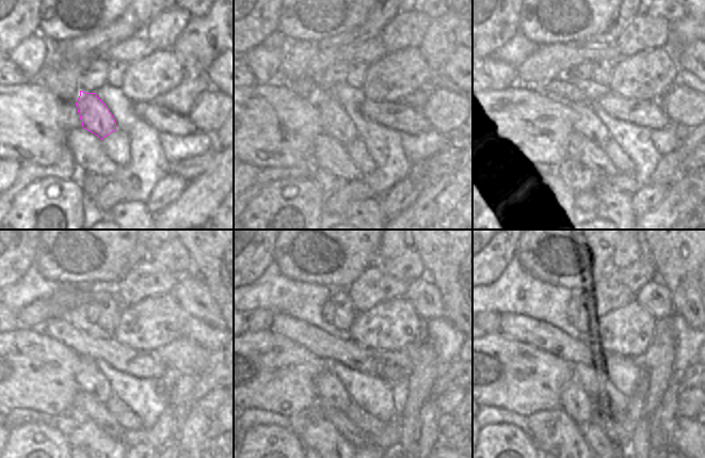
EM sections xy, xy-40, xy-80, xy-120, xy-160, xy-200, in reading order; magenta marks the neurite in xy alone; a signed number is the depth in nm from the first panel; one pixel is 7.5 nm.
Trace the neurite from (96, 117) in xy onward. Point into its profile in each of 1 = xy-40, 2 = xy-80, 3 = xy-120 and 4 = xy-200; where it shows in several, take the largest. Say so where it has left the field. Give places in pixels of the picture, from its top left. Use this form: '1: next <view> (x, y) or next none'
1: next xy-40 (335, 122)
2: next xy-80 (579, 135)
3: next xy-120 (90, 379)
4: next xy-200 (574, 400)

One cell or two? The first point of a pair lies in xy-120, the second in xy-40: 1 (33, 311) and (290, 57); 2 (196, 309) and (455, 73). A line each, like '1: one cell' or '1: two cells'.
1: one cell
2: one cell

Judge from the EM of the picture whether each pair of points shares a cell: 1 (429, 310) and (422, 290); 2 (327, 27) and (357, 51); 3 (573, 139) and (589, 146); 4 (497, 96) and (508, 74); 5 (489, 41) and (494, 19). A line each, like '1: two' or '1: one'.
1: one
2: two
3: one
4: two
5: one

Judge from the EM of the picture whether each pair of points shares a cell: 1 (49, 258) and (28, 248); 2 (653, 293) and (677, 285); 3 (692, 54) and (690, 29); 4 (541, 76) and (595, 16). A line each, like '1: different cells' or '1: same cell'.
1: different cells
2: different cells
3: different cells
4: different cells

